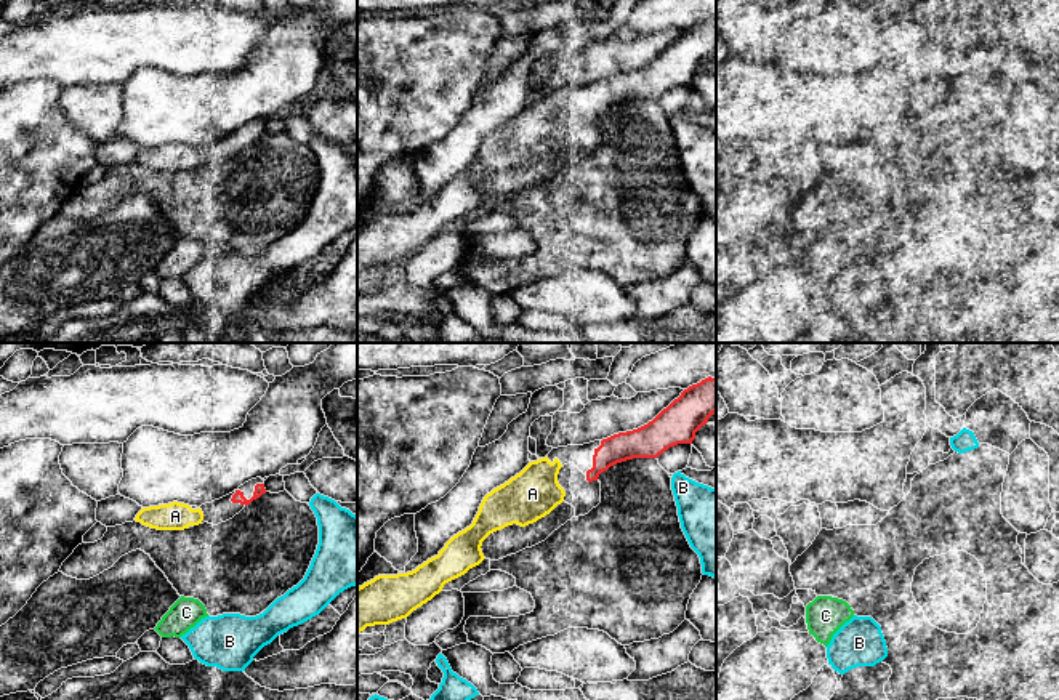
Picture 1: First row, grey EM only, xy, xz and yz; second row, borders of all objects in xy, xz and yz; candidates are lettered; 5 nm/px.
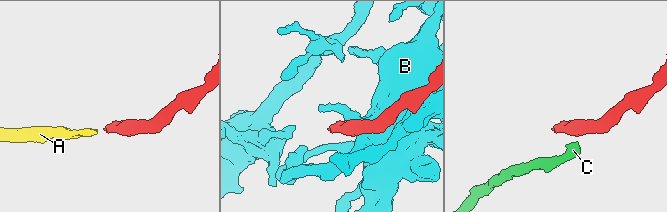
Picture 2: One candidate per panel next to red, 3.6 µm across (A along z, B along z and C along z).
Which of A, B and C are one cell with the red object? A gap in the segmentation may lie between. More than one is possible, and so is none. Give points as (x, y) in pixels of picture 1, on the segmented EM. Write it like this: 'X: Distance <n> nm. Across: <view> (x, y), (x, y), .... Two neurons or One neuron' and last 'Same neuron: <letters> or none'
A: Distance 130 nm. Across: xz (587, 479), (564, 492). One neuron
B: Distance 120 nm. Across: xz (660, 454), (675, 473). Two neurons
C: Distance 500 nm. Across: xy (233, 502), (197, 599). Two neurons
Same neuron: A

